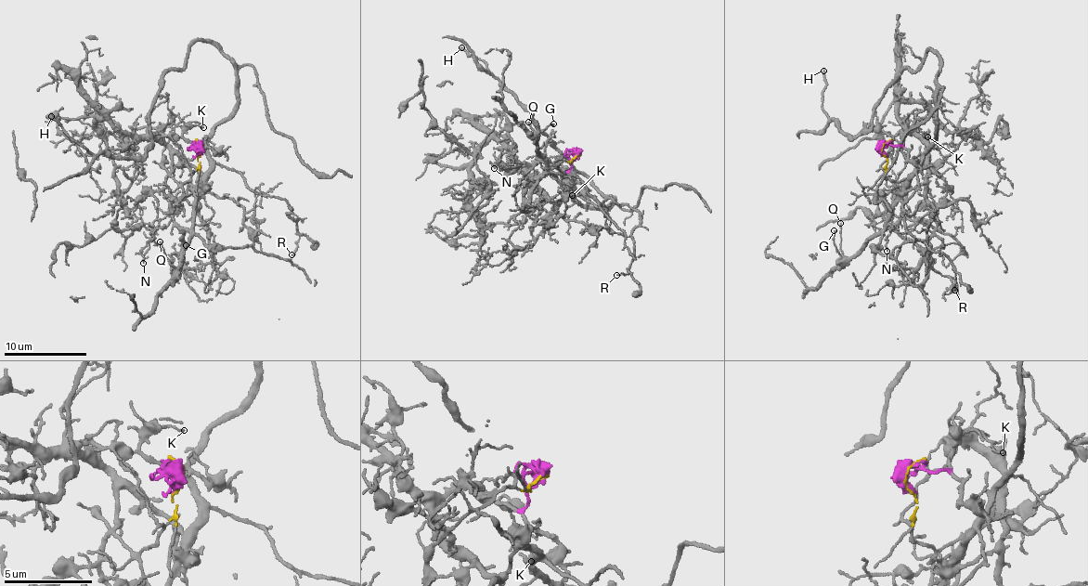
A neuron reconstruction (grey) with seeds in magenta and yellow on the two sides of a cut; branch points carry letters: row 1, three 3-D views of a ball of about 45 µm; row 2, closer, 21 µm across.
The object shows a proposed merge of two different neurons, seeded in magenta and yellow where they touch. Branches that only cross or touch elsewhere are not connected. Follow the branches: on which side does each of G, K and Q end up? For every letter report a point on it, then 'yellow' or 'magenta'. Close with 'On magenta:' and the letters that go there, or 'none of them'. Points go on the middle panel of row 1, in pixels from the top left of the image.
G: at (553, 123); yellow
K: at (572, 195); magenta
Q: at (528, 122); yellow
On magenta: K

